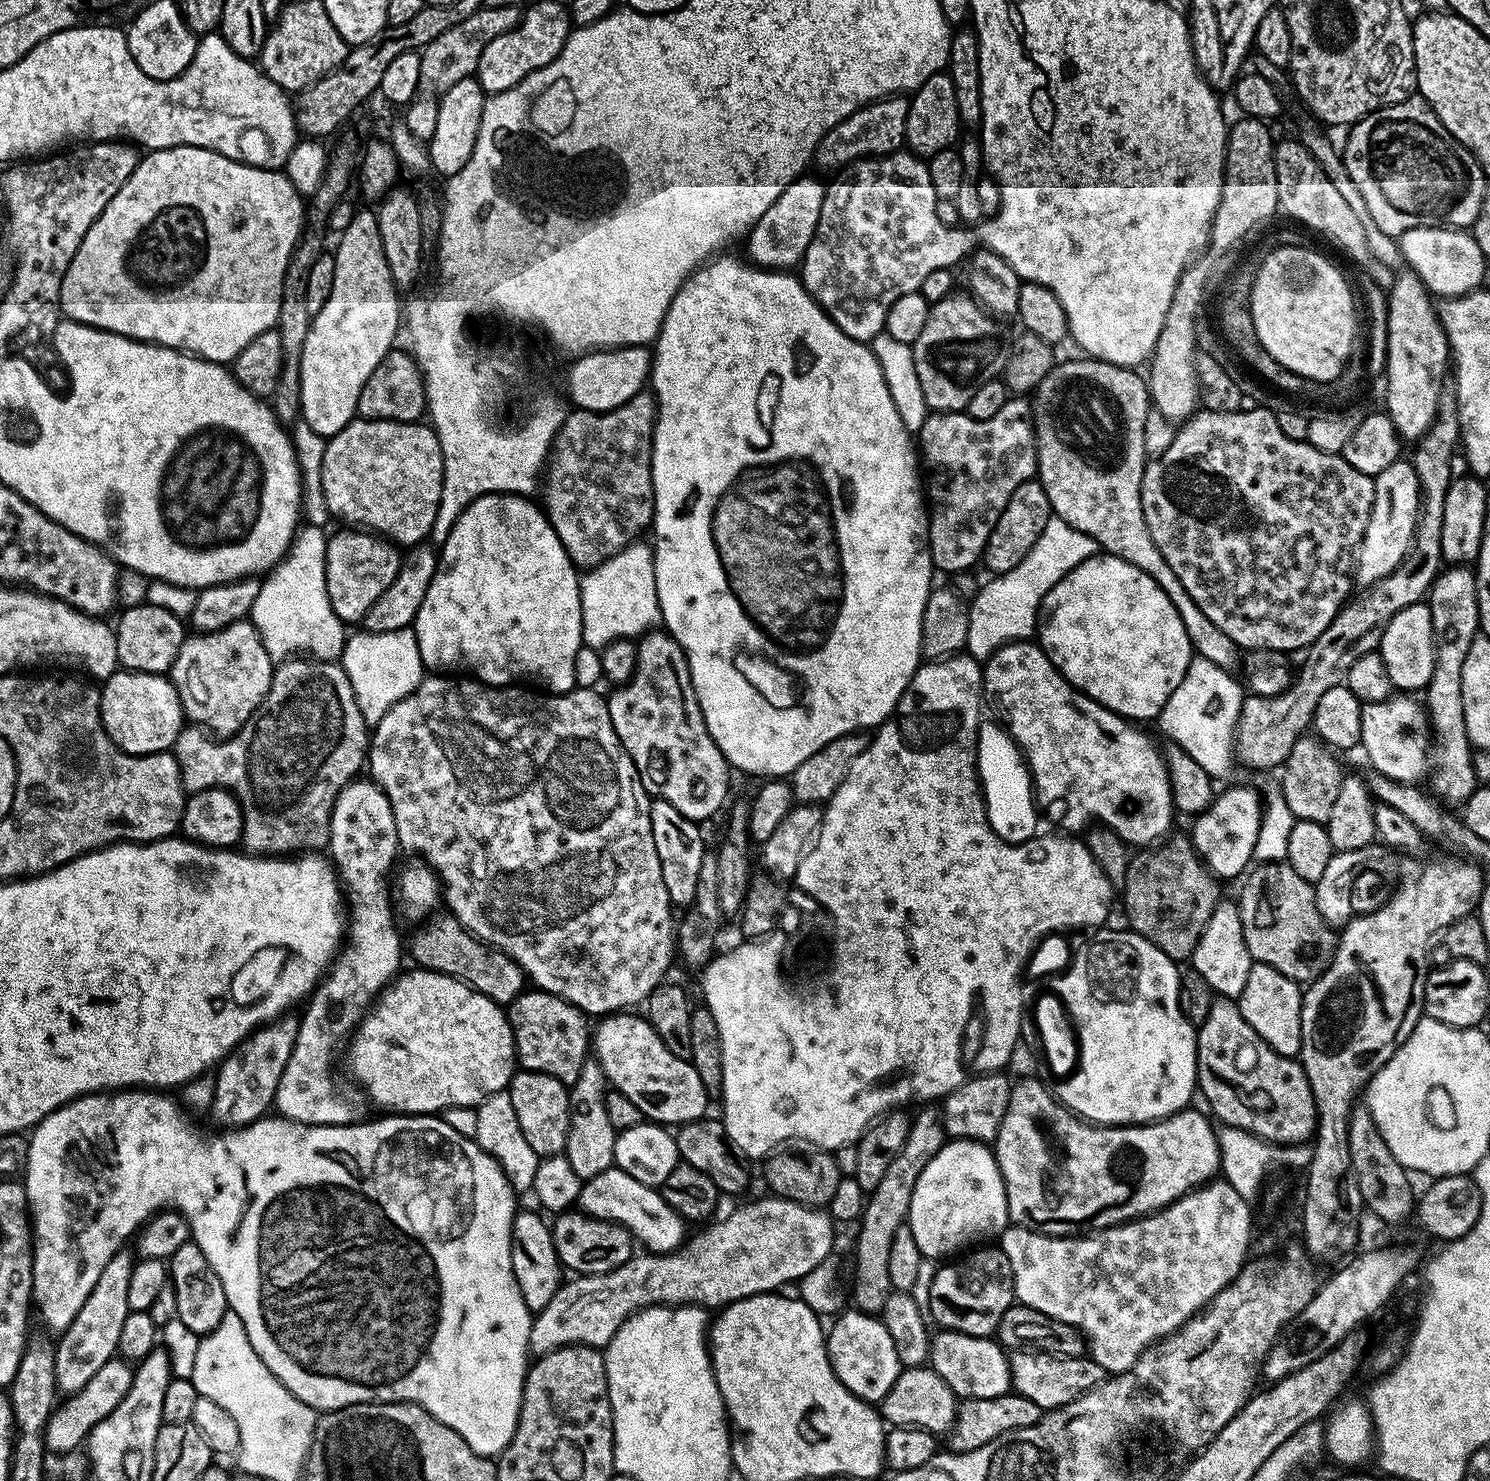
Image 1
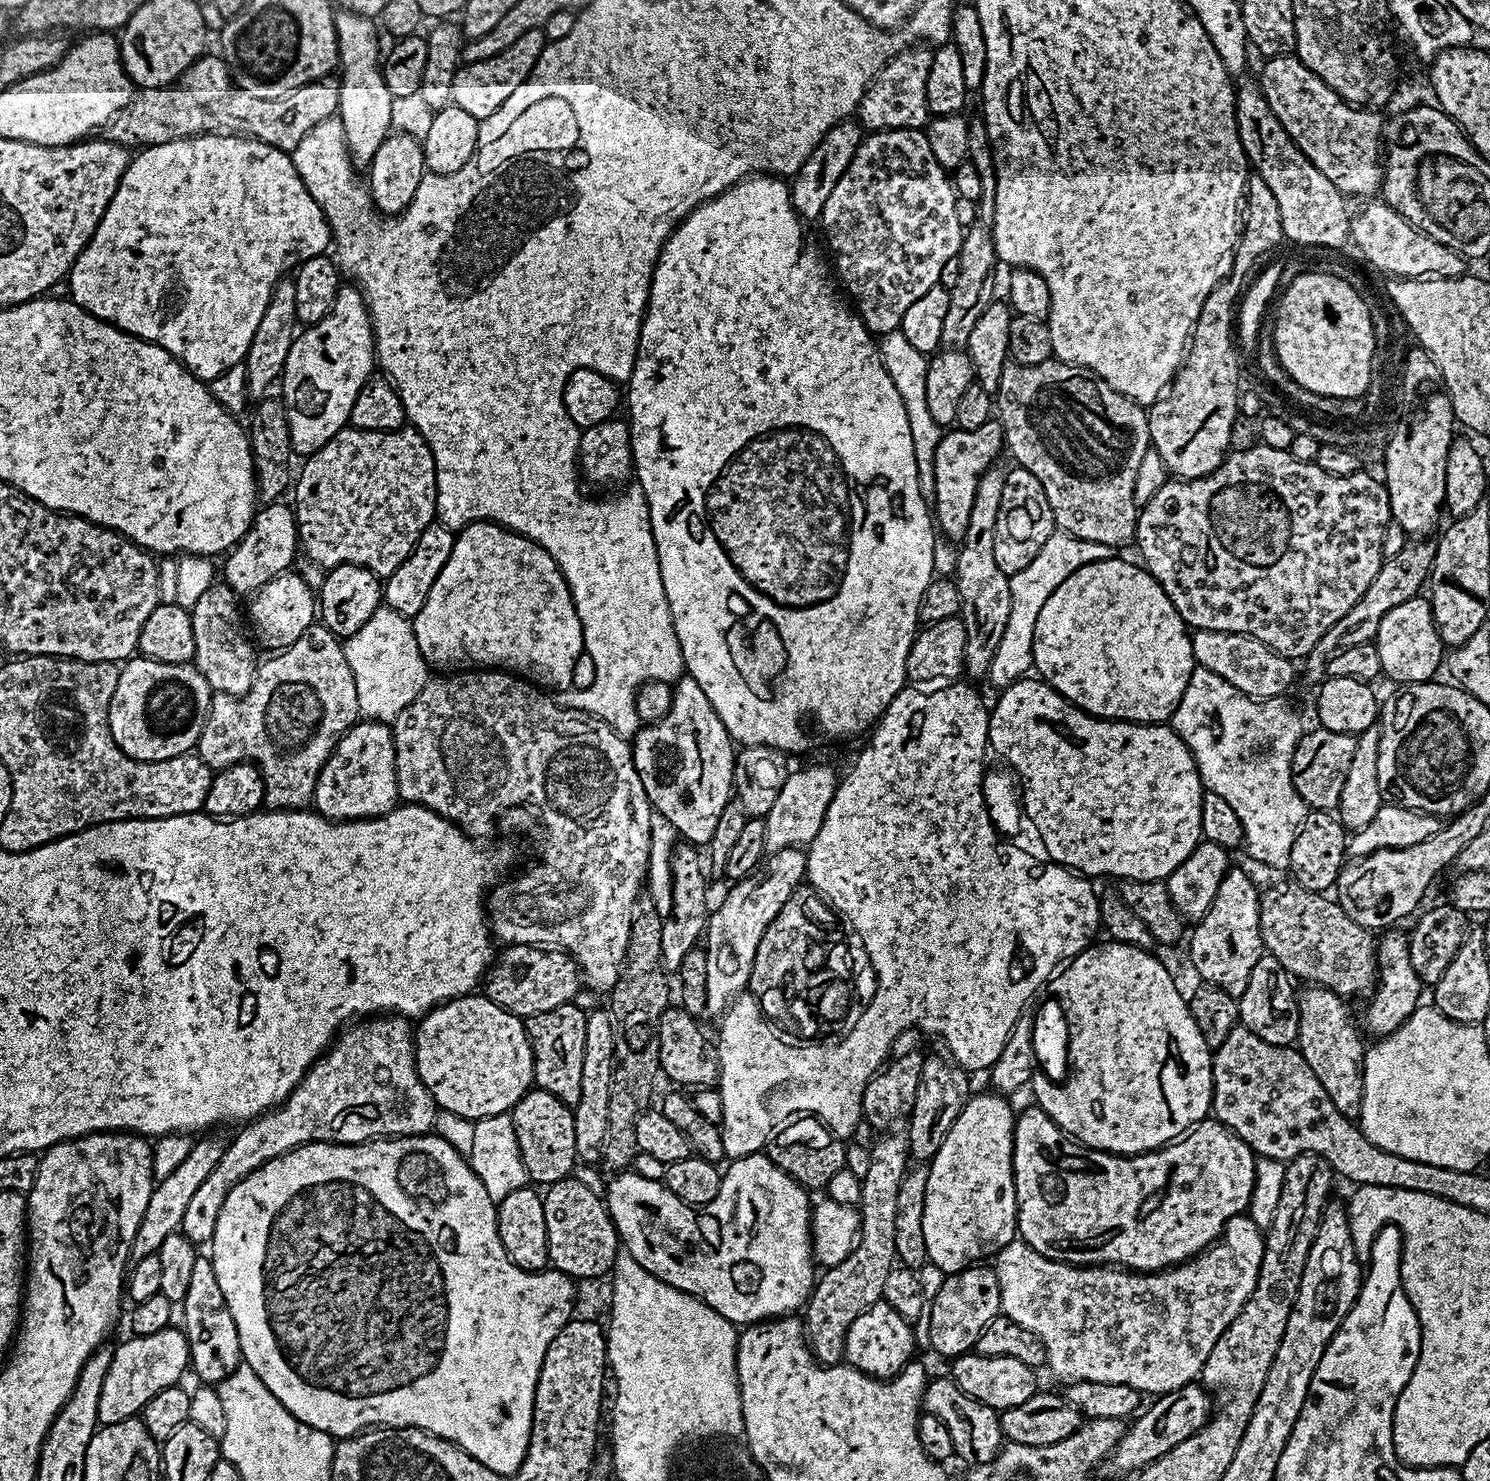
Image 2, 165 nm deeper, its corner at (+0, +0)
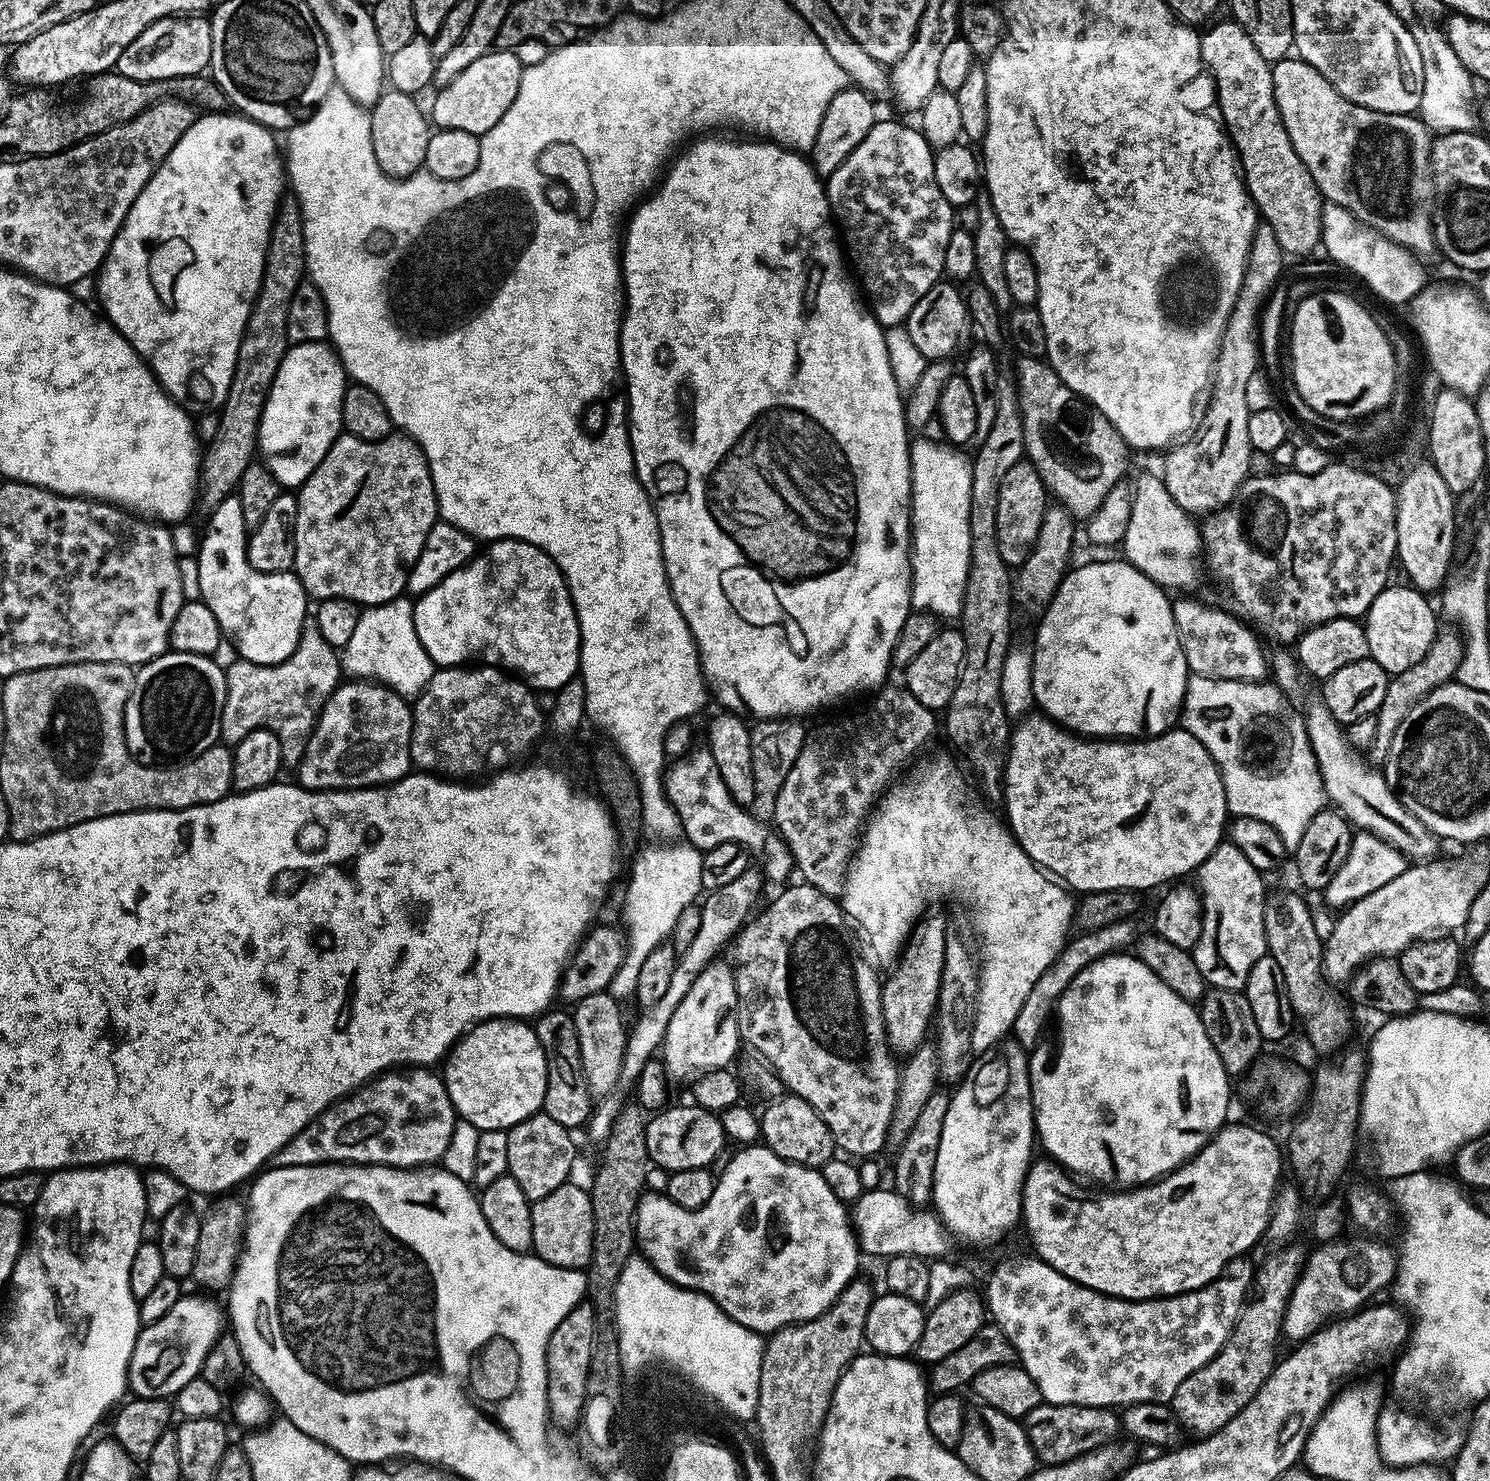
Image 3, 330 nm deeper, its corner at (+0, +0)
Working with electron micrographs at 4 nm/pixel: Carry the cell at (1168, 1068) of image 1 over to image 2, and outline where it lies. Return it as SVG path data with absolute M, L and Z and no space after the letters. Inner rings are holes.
M1093 943L1084 951L1076 953L1067 961L1068 969L1064 973L1061 971L1050 984L1051 994L1060 995L1060 1000L1064 1000L1064 1008L1068 1008L1068 1016L1072 1016L1070 1039L1066 1042L1066 1047L1072 1051L1072 1056L1076 1056L1076 1076L1072 1076L1072 1084L1068 1084L1068 1088L1052 1088L1048 1080L1031 1080L1030 1090L1036 1095L1035 1103L1039 1108L1073 1140L1088 1148L1114 1152L1117 1156L1138 1156L1142 1152L1152 1152L1155 1148L1162 1148L1165 1144L1172 1143L1173 1140L1183 1136L1188 1129L1195 1128L1209 1115L1212 1107L1213 1049L1206 1046L1202 1038L1202 1030L1198 1030L1192 1011L1188 1008L1185 993L1184 996L1180 993L1175 978L1168 973L1167 966L1158 957L1151 956L1153 954L1151 951L1135 948L1129 944L1103 943Z

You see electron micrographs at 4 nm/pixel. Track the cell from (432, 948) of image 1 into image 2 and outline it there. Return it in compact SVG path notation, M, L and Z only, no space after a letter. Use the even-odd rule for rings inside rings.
M510 944L501 949L484 974L482 992L502 1010L527 1018L546 1014L546 1010L554 1010L577 999L576 991L582 988L582 977L576 961L567 952L534 944Z

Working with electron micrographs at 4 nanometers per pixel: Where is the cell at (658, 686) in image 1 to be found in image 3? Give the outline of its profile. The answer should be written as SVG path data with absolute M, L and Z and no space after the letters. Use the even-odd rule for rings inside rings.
M706 750L696 751L681 755L677 759L680 761L673 768L671 765L664 774L664 793L668 795L669 802L678 814L683 839L699 850L723 844L738 844L755 854L764 848L763 875L769 881L787 881L787 876L794 872L794 861L788 853L788 847L779 838L768 840L767 830L748 813L747 807L737 804L726 790L711 754Z

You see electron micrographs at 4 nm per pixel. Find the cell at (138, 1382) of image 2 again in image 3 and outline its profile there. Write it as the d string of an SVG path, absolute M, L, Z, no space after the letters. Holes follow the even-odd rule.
M188 1294L181 1295L178 1302L174 1302L174 1306L166 1314L162 1314L162 1318L153 1324L146 1324L141 1327L140 1337L136 1339L136 1345L132 1351L130 1358L130 1366L128 1367L128 1386L133 1397L141 1396L142 1398L158 1398L159 1400L165 1398L175 1397L178 1390L182 1390L182 1386L186 1386L186 1382L190 1382L194 1377L200 1375L200 1368L206 1362L206 1354L210 1354L210 1350L218 1342L218 1338L222 1335L226 1328L226 1312L223 1307L220 1308L215 1304L213 1297L208 1294L200 1294L204 1296L188 1296Z

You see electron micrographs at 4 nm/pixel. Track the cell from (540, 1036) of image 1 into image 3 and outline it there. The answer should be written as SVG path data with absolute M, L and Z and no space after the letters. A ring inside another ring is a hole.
M549 1010L535 1021L536 1037L546 1054L546 1066L548 1067L548 1089L542 1111L554 1122L569 1130L587 1125L589 1117L594 1109L594 1098L588 1093L588 1087L584 1081L584 1071L580 1061L580 1047L578 1046L578 1034L571 1015L566 1011L556 1012Z

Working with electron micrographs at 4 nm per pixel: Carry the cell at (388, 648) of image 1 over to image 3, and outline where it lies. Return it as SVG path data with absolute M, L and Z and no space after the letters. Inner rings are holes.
M399 596L388 603L363 609L353 635L340 650L341 671L353 679L375 680L407 700L419 696L433 677L436 665L418 642L412 605L409 597Z

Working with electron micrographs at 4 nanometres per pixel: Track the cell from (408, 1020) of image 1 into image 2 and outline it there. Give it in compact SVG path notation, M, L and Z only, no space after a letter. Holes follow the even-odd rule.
M483 994L457 996L424 1013L414 1028L414 1045L418 1078L434 1098L437 1109L453 1112L467 1120L475 1122L488 1116L511 1113L533 1087L532 1047L525 1021L502 1010Z

